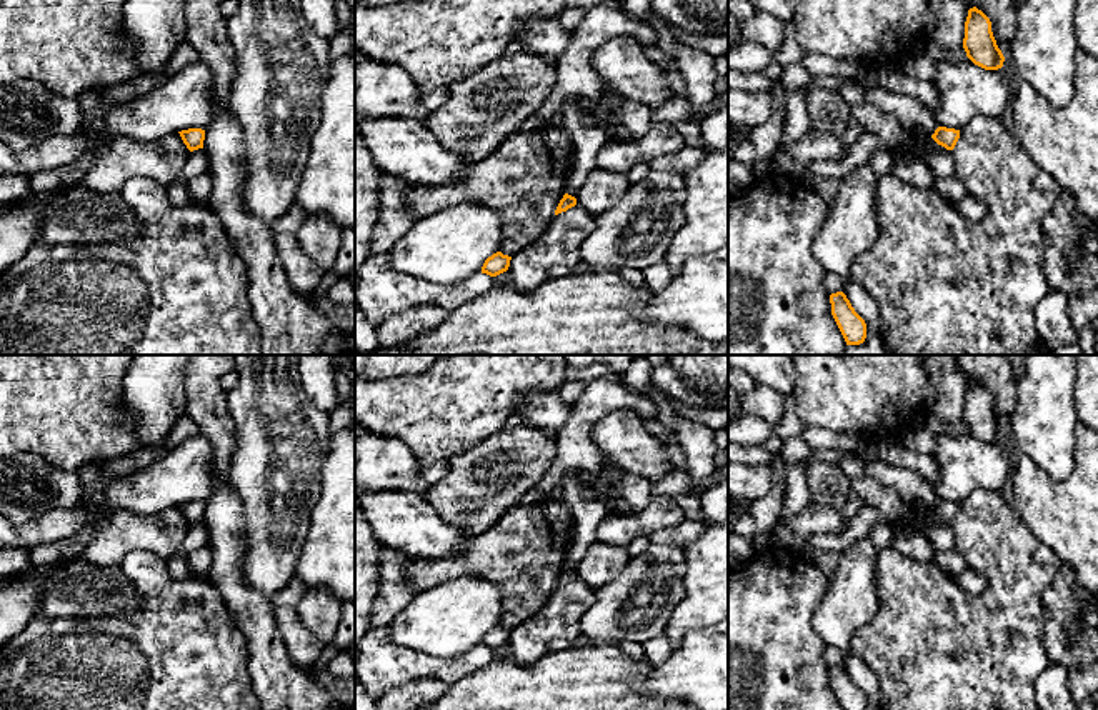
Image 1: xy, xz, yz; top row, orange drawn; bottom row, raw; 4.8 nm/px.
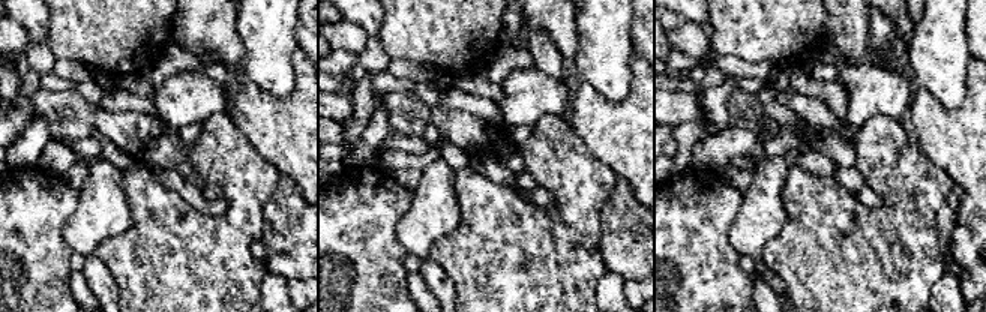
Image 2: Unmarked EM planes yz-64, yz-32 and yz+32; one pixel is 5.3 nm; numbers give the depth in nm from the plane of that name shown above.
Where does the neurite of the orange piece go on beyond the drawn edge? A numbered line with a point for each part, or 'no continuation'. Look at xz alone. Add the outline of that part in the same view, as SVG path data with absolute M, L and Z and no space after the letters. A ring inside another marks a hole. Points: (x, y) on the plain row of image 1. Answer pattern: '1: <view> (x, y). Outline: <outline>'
no continuation

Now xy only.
no continuation

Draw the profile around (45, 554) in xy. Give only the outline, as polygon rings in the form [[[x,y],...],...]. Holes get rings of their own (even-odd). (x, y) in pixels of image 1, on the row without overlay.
[[[60,542],[43,543],[33,548],[27,548],[27,552],[30,555],[32,567],[38,568],[43,565],[50,565],[60,558],[62,543]]]

